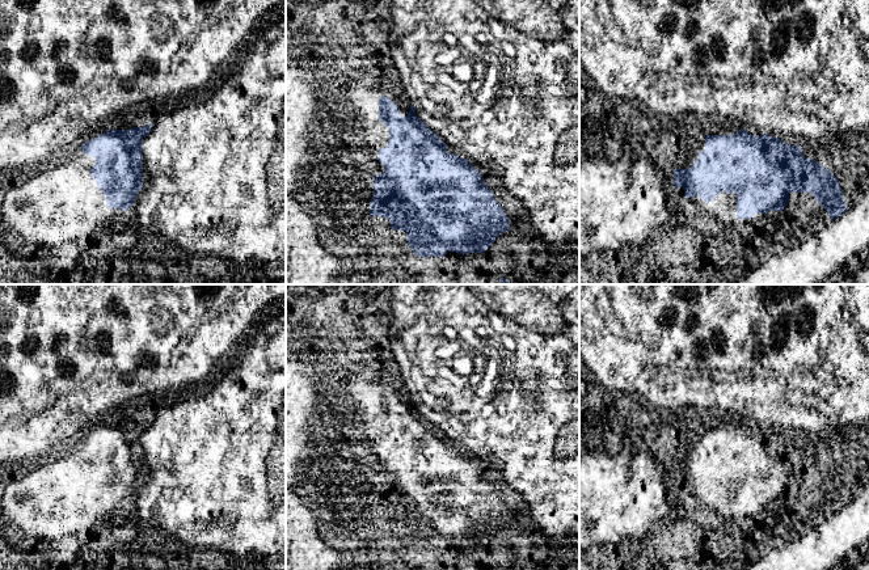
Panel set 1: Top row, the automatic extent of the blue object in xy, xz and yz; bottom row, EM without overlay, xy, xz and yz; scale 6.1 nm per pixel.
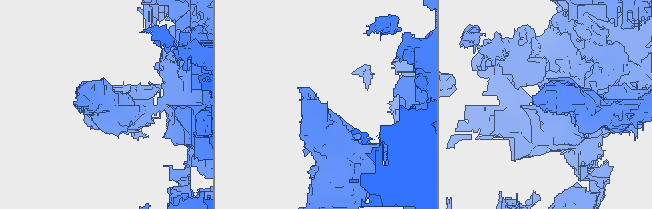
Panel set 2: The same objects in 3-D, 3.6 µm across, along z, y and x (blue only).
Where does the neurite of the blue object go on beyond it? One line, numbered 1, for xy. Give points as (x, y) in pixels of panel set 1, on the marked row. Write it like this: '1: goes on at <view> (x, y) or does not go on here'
1: goes on at xy (54, 228)

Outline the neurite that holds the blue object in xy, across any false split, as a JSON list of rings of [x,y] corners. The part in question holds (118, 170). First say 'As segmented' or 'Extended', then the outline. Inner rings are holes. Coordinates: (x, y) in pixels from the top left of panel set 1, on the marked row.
Extended. [[[151,123],[131,130],[109,130],[94,138],[81,135],[63,151],[43,156],[41,170],[29,181],[0,183],[0,284],[111,284],[114,266],[105,258],[105,250],[113,237],[123,237],[132,231],[132,214],[138,210],[135,199],[143,187],[143,138],[149,132]]]

